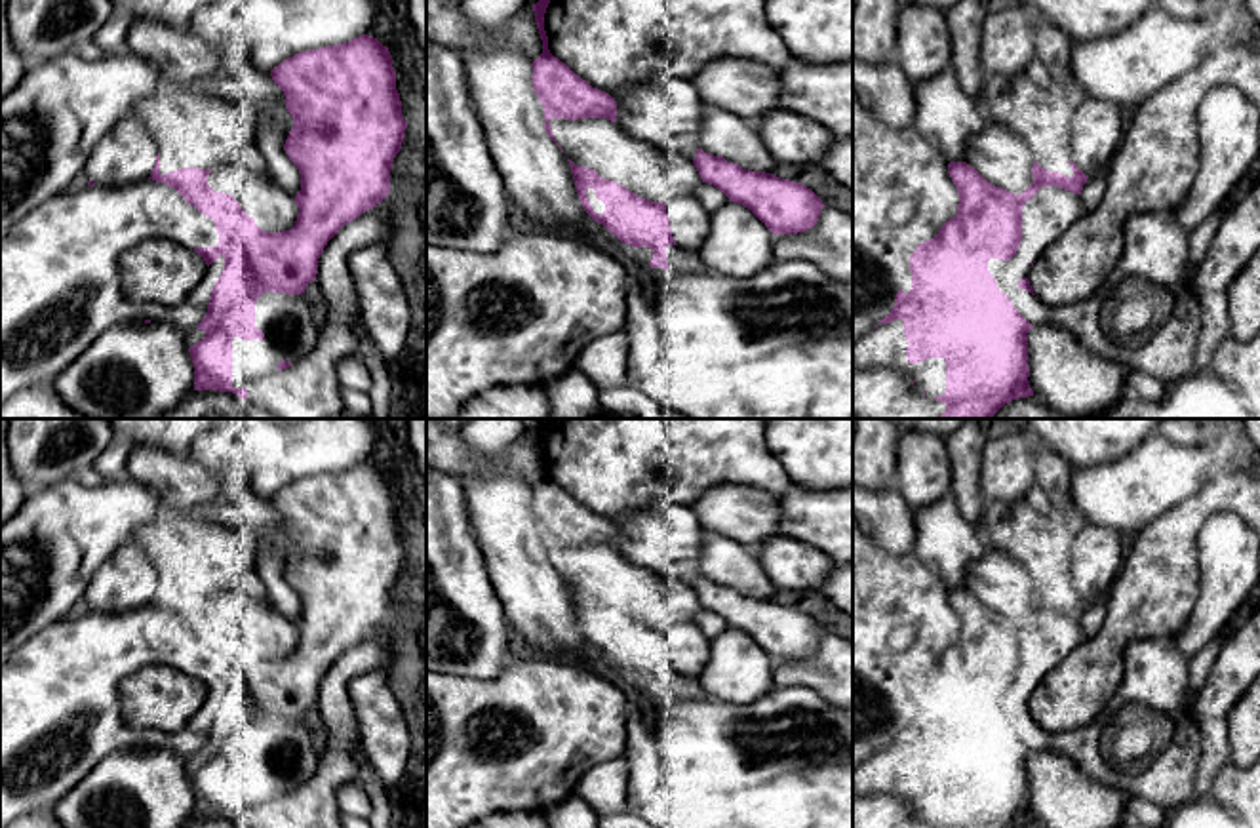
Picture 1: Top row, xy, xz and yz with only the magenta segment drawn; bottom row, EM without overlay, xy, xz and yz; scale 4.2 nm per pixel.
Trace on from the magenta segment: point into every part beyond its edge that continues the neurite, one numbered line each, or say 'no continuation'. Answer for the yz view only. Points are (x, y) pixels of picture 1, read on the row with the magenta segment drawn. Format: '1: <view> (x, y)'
1: yz (885, 345)

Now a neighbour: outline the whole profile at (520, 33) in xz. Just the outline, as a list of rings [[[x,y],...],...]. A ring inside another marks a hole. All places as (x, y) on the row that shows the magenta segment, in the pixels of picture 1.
[[[523,6],[506,25],[502,44],[516,48],[531,63],[542,53],[542,40],[533,17],[533,8]]]

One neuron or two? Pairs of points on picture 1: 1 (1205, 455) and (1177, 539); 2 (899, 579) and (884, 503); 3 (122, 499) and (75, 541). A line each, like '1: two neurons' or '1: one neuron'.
1: two neurons
2: two neurons
3: one neuron

